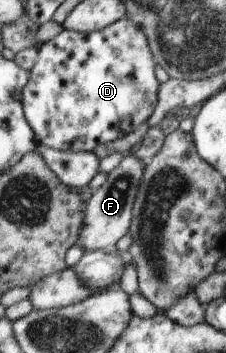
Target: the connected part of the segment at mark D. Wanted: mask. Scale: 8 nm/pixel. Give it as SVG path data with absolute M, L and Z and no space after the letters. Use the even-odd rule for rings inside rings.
M128 17L119 19L116 23L112 23L112 25L104 27L104 29L90 31L90 33L80 33L73 29L65 29L53 39L44 42L37 51L36 65L32 67L26 87L25 89L22 89L21 92L21 102L26 112L26 121L34 130L36 142L42 146L49 147L50 149L62 151L99 152L104 144L126 136L128 133L132 133L132 131L138 129L142 123L148 121L149 117L154 113L154 107L156 107L156 101L158 101L158 87L160 87L159 81L154 75L155 64L145 33L140 27L134 25L134 22Z

